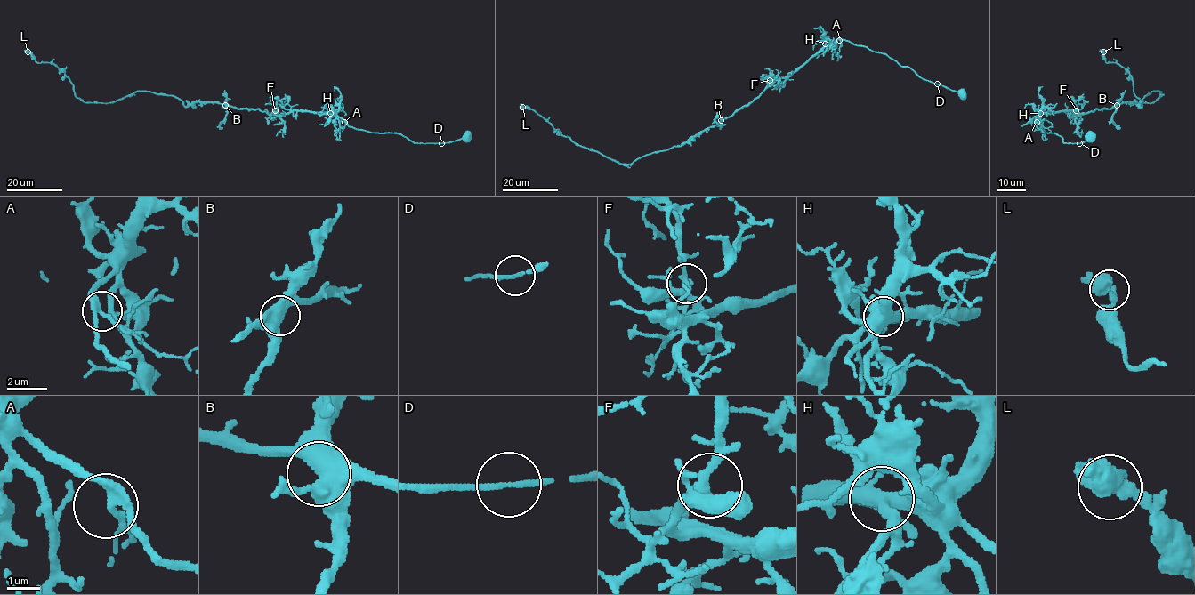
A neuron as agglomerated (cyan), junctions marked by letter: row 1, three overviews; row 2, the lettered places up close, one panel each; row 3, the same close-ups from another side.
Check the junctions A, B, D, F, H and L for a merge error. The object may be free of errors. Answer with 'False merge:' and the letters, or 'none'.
False merge: none

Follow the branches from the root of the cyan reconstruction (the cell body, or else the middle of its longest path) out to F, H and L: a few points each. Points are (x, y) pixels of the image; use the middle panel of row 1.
F: (962, 95), (922, 78), (885, 54), (838, 39), (825, 44), (788, 76), (768, 83), (770, 80)
H: (962, 95), (922, 78), (909, 68), (902, 67), (885, 54), (865, 46), (838, 39), (825, 44)
L: (962, 95), (885, 54), (837, 39), (731, 116), (680, 146), (628, 164), (578, 146), (522, 107)

